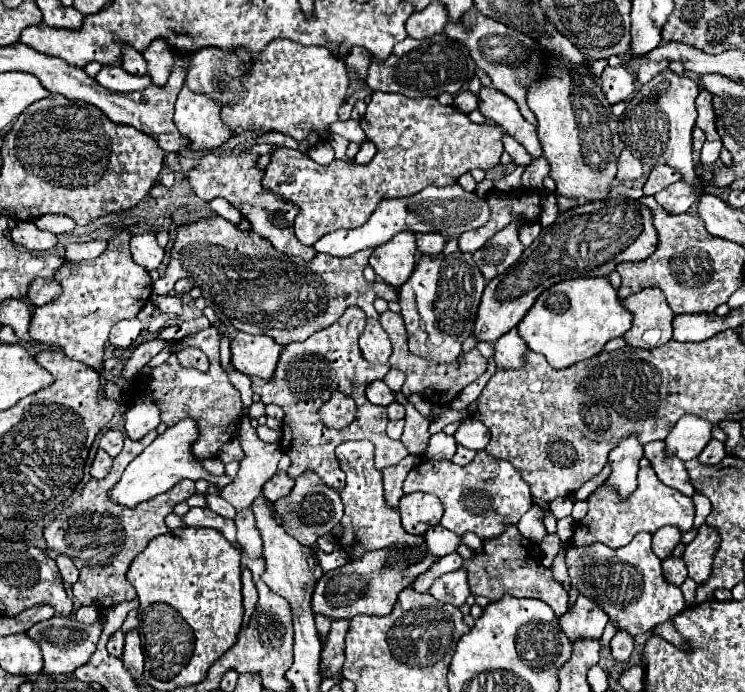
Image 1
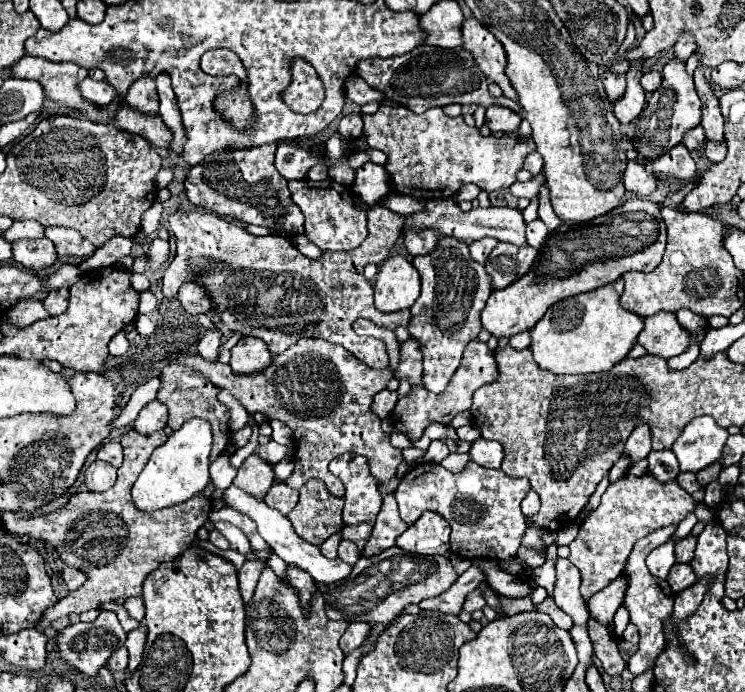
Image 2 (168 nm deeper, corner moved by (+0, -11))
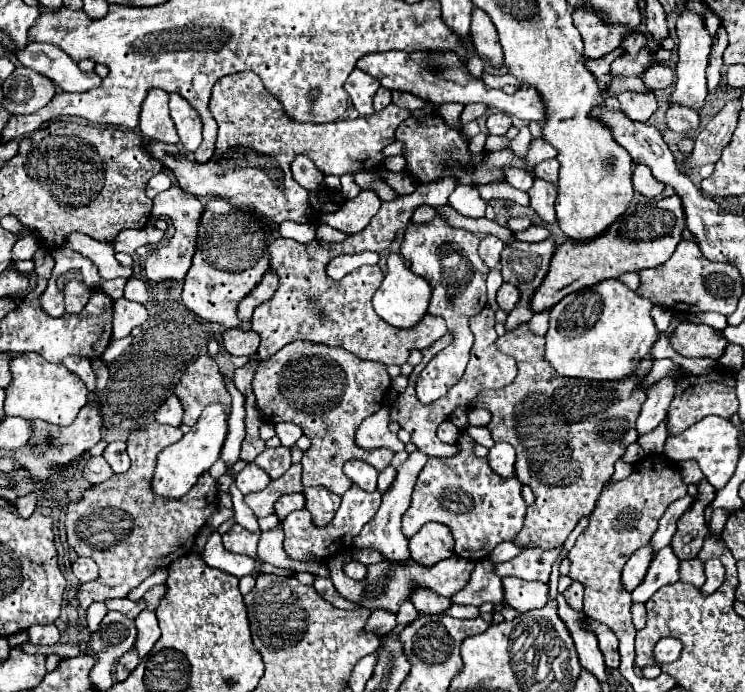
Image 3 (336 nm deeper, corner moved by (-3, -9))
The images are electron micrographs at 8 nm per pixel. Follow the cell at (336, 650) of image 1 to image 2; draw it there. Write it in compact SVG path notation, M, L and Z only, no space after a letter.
M350 623L348 631L340 639L340 649L346 655L352 653L354 649L358 649L364 643L364 639L370 635L370 629L372 629L372 623Z

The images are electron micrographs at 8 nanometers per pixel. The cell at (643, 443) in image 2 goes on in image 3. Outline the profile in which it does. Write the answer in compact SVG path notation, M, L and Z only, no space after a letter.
M669 375L649 389L647 401L643 403L639 419L637 419L637 433L639 435L645 435L645 433L653 431L665 419L665 413L667 413L667 407L671 403L671 399L673 399L675 383L677 383L675 377L677 375Z

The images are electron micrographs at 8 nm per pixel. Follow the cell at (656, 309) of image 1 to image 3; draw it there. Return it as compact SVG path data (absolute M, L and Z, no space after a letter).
M679 323L669 337L671 347L683 357L711 357L719 359L727 347L727 341L715 333L709 325Z

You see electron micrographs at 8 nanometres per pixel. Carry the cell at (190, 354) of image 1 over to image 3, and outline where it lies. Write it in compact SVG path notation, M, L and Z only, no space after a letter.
M293 341L285 345L281 351L277 351L273 357L261 361L255 369L253 377L253 393L257 397L257 407L265 415L267 421L291 421L301 427L303 435L311 439L309 451L303 453L301 465L303 465L303 485L321 485L329 491L343 495L351 487L351 479L345 477L341 471L343 463L349 459L363 459L371 461L371 465L377 471L383 471L391 465L393 451L391 449L363 449L355 443L355 431L367 419L369 415L377 413L381 409L381 399L385 399L387 389L391 387L391 377L387 373L387 367L377 361L363 361L355 357L353 353L347 353L345 349L331 349L329 345L315 345L309 341Z

